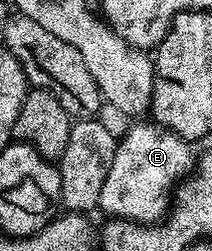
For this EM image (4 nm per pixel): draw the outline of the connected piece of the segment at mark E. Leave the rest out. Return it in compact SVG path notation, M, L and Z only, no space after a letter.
M147 122L119 136L114 161L102 185L98 207L108 217L155 225L169 214L174 188L181 176L193 166L194 154L188 148L191 147L189 140L178 137L155 122Z

